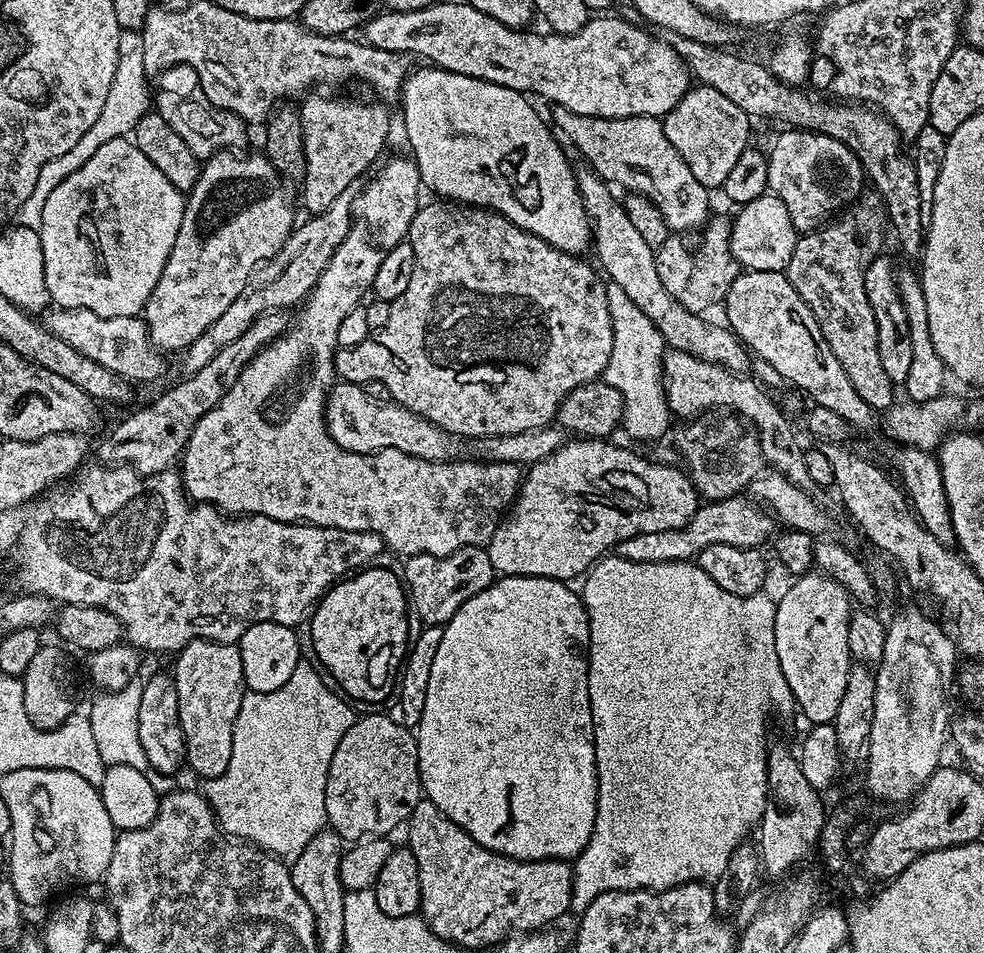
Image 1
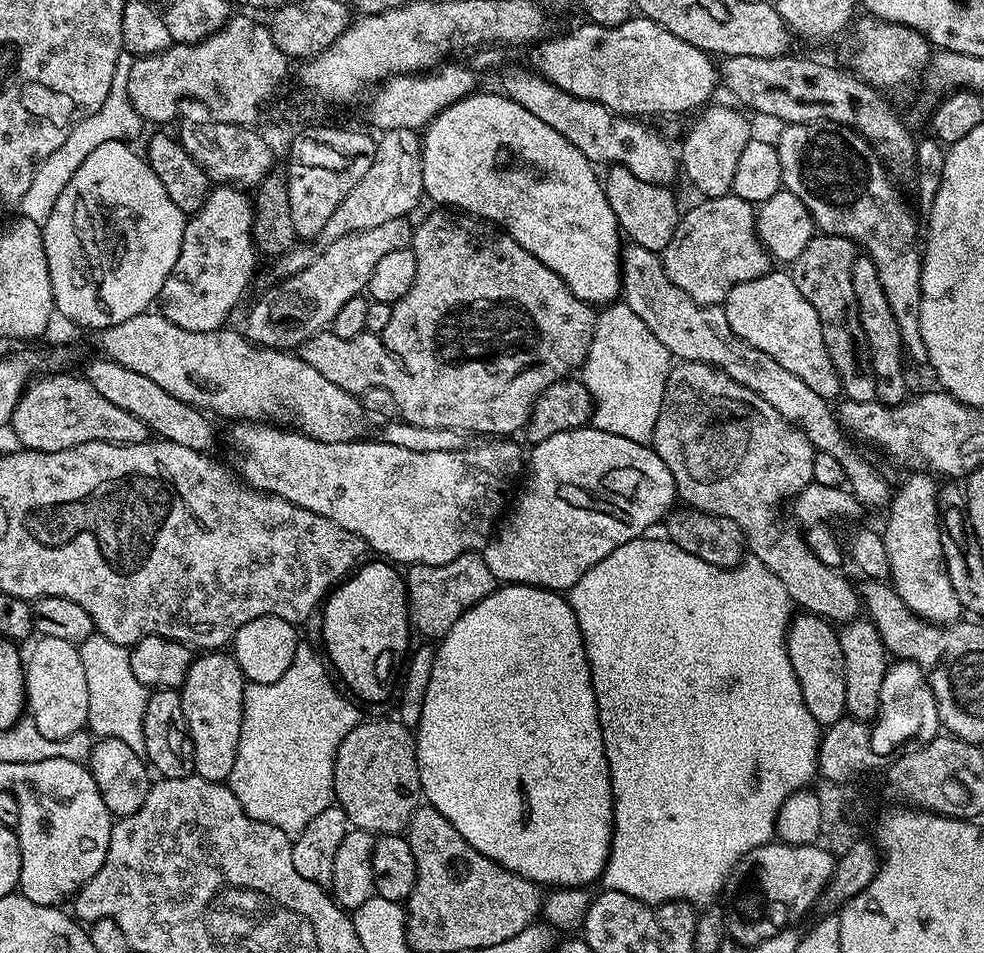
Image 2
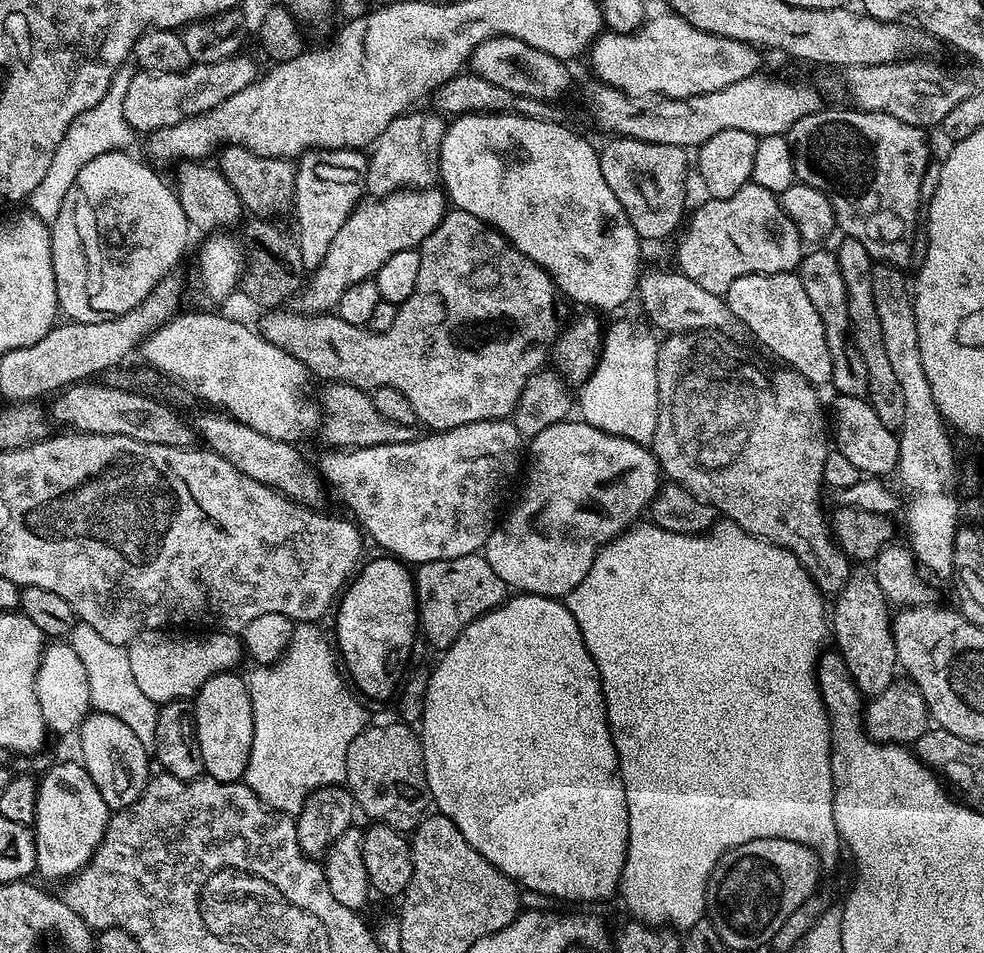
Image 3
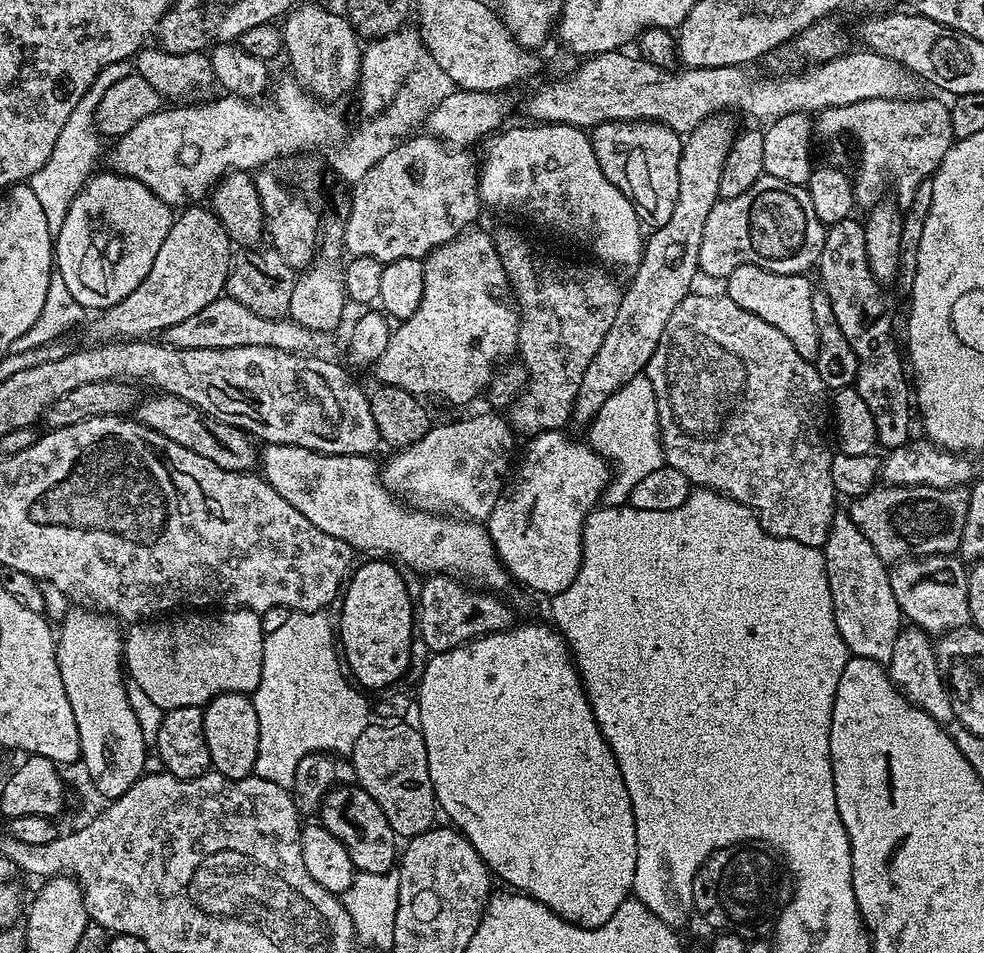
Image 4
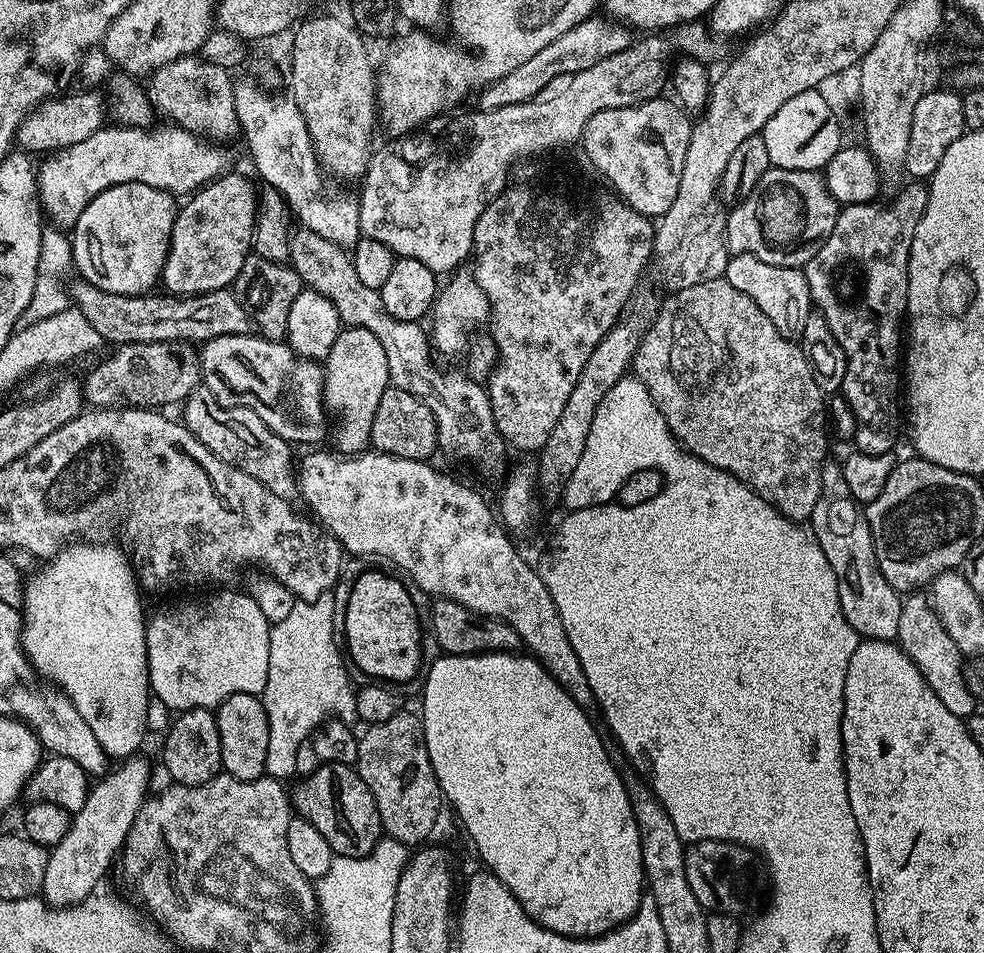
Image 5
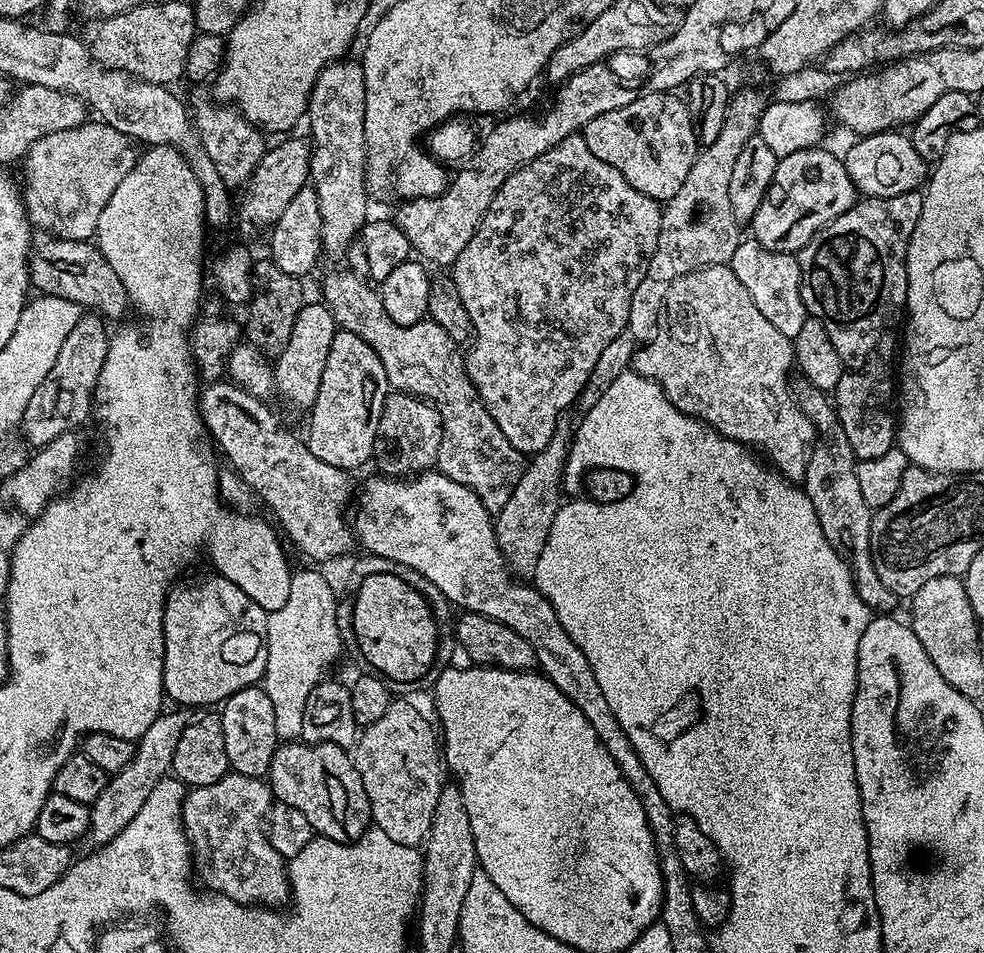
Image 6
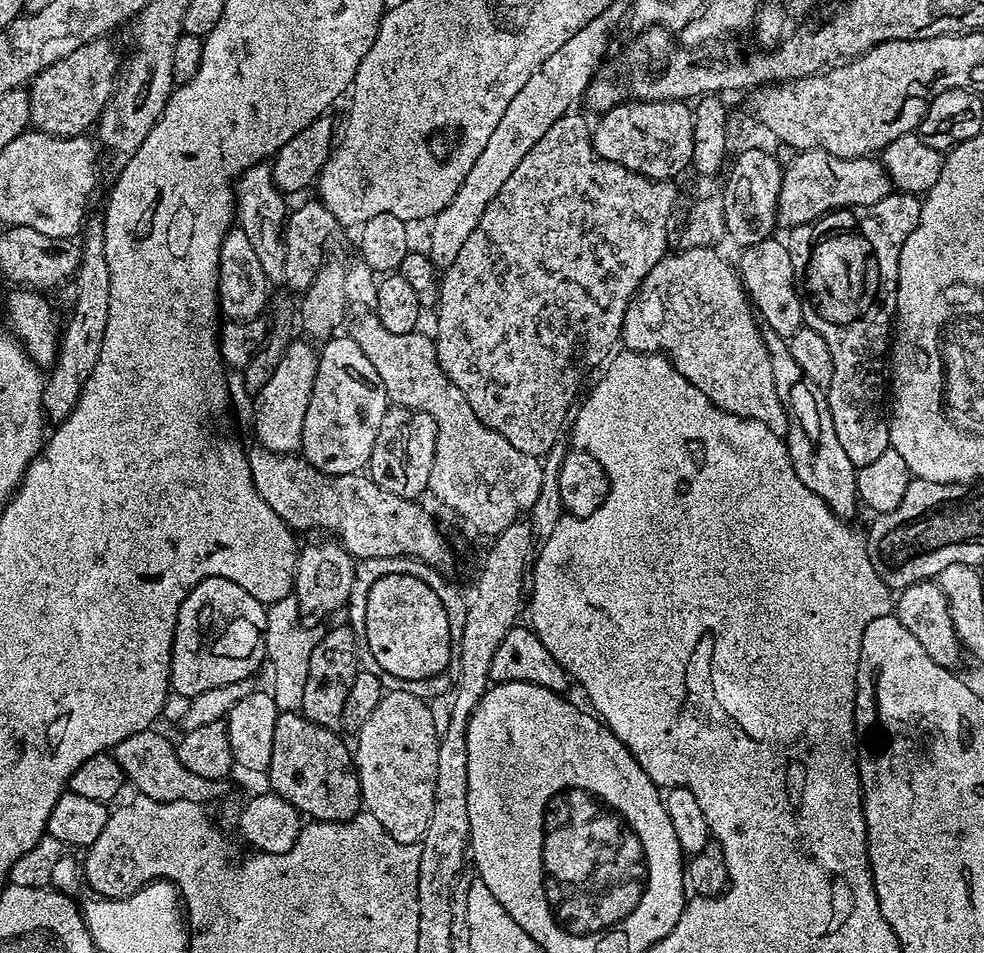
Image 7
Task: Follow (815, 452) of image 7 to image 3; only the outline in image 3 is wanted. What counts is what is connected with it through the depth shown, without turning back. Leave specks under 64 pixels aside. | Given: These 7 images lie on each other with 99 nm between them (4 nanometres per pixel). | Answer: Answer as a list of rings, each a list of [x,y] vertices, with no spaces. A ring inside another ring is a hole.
[[[864,570],[864,572],[853,571],[849,575],[846,586],[841,592],[836,593],[834,603],[836,605],[833,608],[831,605],[830,608],[830,632],[834,640],[836,636],[837,645],[835,644],[835,647],[838,649],[840,657],[846,662],[857,690],[864,698],[882,695],[898,676],[898,661],[892,633],[893,613],[890,611],[888,599],[882,594],[876,577],[872,575],[871,571]]]

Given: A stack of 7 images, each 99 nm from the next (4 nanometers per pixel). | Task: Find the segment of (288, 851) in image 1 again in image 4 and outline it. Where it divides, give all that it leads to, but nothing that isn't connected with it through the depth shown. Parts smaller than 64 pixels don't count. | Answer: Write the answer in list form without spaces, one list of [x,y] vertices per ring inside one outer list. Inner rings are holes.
[[[289,611],[278,630],[267,633],[262,650],[262,678],[255,692],[251,693],[254,714],[258,714],[258,758],[255,775],[266,778],[278,786],[291,789],[298,762],[312,752],[327,752],[341,758],[352,751],[354,742],[370,723],[370,700],[363,691],[346,675],[338,640],[334,635],[334,624],[324,617],[323,611]]]

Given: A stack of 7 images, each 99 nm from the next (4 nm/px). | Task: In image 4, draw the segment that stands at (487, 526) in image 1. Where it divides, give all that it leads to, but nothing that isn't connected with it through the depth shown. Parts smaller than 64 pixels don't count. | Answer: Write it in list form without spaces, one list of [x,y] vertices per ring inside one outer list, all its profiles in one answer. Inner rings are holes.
[[[487,410],[481,416],[468,416],[465,420],[452,420],[449,424],[438,423],[432,426],[428,433],[420,441],[414,442],[407,448],[399,449],[394,455],[388,460],[388,465],[383,465],[382,468],[382,479],[385,484],[391,486],[393,489],[405,488],[412,496],[421,496],[424,500],[437,500],[440,504],[449,504],[452,509],[455,510],[461,517],[474,520],[477,522],[487,521],[490,510],[494,510],[494,502],[498,502],[498,498],[504,493],[504,485],[508,483],[510,479],[510,473],[514,468],[514,456],[512,460],[512,447],[515,446],[517,437],[514,435],[514,429],[511,424],[508,423],[507,419],[503,415],[497,414],[495,411]]]

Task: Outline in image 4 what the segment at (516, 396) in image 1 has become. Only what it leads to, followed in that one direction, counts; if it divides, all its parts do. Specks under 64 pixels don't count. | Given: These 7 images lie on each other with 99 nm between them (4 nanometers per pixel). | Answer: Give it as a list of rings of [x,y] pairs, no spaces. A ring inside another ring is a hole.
[[[473,226],[464,229],[450,242],[435,248],[424,260],[422,278],[422,302],[410,318],[395,325],[392,337],[382,355],[376,359],[374,371],[380,384],[401,387],[419,398],[437,396],[448,404],[468,404],[476,395],[485,391],[498,362],[517,351],[520,317],[511,303],[495,296],[496,288],[508,284],[502,258],[496,249],[496,241],[491,235]],[[225,294],[218,297],[206,310],[198,310],[194,318],[178,322],[176,326],[165,328],[162,333],[163,343],[173,348],[233,348],[234,346],[270,346],[287,352],[307,353],[316,344],[317,337],[309,328],[291,318],[264,318],[246,310],[242,302]]]

